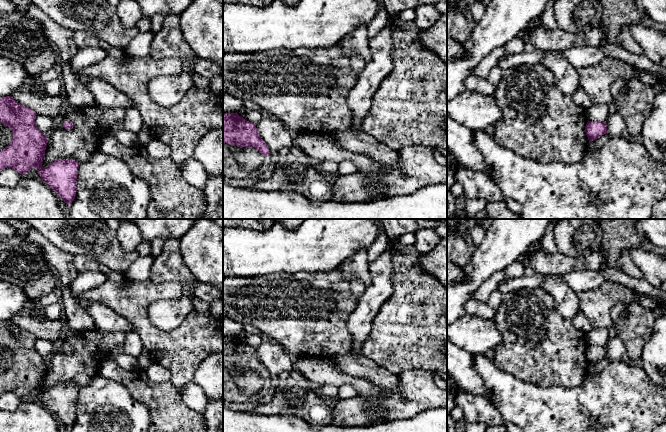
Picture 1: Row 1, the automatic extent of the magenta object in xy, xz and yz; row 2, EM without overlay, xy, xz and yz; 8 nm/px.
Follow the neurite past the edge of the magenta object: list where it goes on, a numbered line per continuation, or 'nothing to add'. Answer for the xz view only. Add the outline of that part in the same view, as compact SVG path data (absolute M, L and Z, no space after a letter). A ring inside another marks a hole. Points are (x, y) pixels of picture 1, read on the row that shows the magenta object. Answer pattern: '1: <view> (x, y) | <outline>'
nothing to add

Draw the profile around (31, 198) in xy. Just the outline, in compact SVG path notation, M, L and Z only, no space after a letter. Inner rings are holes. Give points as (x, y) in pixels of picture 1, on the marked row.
M23 177L13 187L0 186L0 219L69 219L55 191L41 179Z

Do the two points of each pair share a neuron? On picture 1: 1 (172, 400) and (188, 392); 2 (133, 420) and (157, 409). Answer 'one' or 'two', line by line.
1: two
2: two

